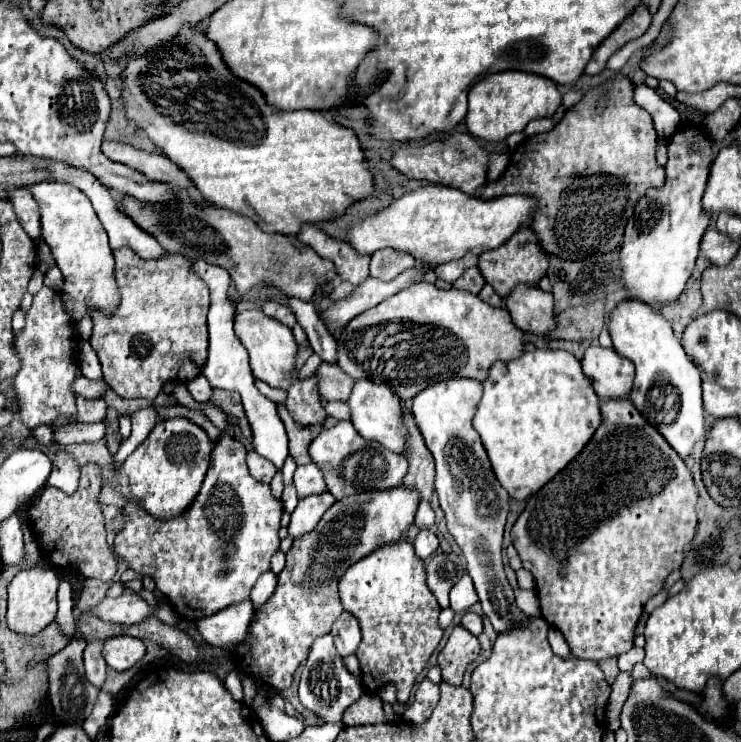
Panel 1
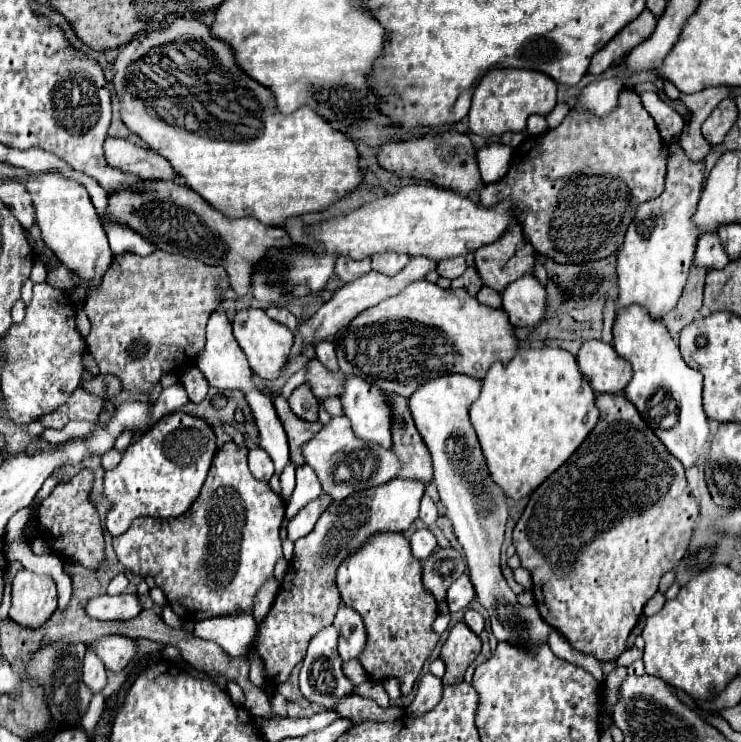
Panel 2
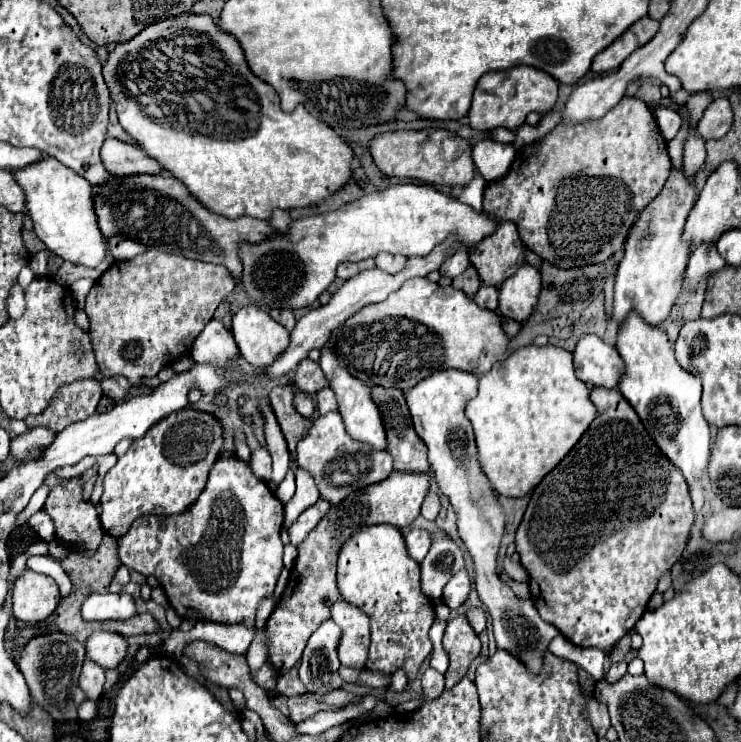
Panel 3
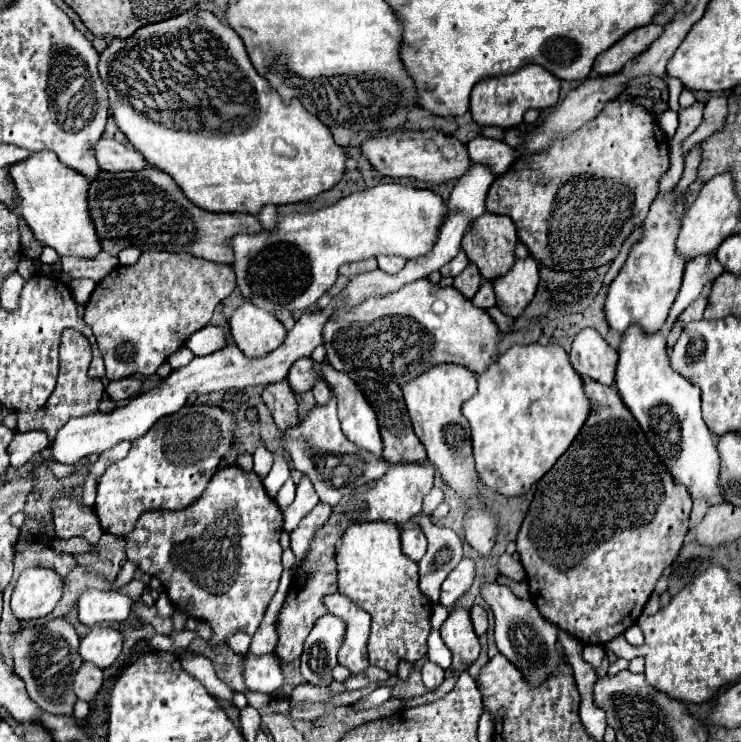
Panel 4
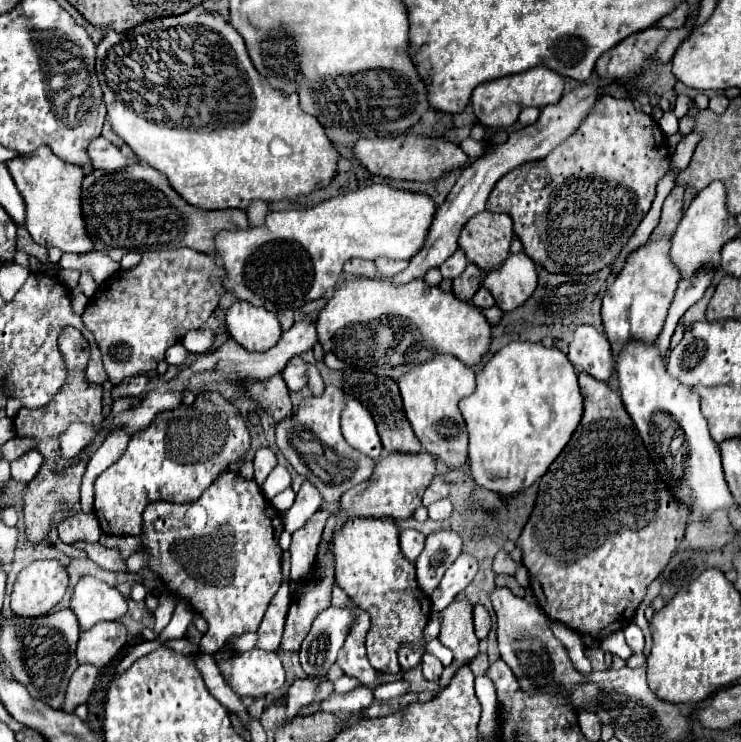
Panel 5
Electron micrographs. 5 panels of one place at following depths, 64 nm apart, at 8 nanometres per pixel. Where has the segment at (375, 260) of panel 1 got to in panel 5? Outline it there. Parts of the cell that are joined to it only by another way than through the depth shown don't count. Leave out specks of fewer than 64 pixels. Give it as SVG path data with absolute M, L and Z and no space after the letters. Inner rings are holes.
M378 258L376 260L376 268L378 268L378 274L384 278L392 278L396 276L398 272L402 272L406 266L408 266L410 260L390 260L390 258Z

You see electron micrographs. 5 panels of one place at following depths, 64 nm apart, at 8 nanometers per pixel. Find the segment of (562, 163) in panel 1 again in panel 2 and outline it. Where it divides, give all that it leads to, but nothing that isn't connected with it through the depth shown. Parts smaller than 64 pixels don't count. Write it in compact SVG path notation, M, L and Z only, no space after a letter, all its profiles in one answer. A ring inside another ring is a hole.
M624 90L624 92L620 92L620 102L618 102L618 106L616 106L608 116L598 118L598 116L580 116L580 112L570 112L570 114L562 120L562 124L560 124L558 128L548 130L544 136L540 134L540 136L532 136L532 138L524 140L524 142L514 150L514 156L512 156L512 164L510 164L508 174L506 174L502 180L494 182L494 184L482 186L482 190L480 190L480 204L482 204L484 208L492 208L492 206L504 202L506 198L510 198L512 204L514 204L514 210L512 210L512 212L514 212L516 220L518 220L520 226L522 226L524 238L534 246L534 250L536 250L538 254L542 254L542 256L546 256L546 258L552 258L552 260L558 262L558 264L584 264L584 262L592 262L592 260L602 260L602 258L606 258L606 256L618 252L618 248L620 248L620 244L622 244L622 240L624 240L624 232L626 232L628 224L632 222L632 218L636 216L638 206L644 204L644 202L648 202L648 200L652 200L652 198L656 198L656 196L660 196L660 192L664 190L666 160L668 160L668 158L662 154L662 138L660 138L660 134L658 134L658 128L656 128L656 124L654 124L654 118L644 110L642 100L640 100L640 96L638 96L636 92Z

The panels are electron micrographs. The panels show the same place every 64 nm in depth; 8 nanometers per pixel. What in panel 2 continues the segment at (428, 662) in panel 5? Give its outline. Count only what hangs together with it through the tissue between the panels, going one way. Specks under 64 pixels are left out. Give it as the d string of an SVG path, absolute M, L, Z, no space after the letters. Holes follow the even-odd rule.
M430 672L424 674L422 680L420 680L416 698L414 698L414 702L408 706L406 712L408 712L410 716L420 716L420 714L428 712L430 708L434 708L434 706L440 702L442 690L444 690L444 686L442 686L442 680L440 680L438 676L430 674Z

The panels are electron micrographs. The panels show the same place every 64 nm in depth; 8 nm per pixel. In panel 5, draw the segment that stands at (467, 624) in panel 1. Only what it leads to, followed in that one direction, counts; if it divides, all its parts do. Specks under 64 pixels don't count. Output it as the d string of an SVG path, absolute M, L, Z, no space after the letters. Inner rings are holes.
M480 604L474 606L474 626L476 626L476 636L480 640L488 638L488 632L492 628L492 618L490 618L490 612Z

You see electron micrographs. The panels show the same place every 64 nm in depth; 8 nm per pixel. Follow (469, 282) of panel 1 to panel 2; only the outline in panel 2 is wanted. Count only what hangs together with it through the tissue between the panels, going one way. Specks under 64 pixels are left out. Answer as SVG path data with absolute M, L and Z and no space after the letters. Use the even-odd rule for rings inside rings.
M474 266L466 268L466 272L462 276L458 276L458 278L452 280L452 288L464 288L468 294L476 296L478 290L482 288L482 280L478 276L478 270Z

